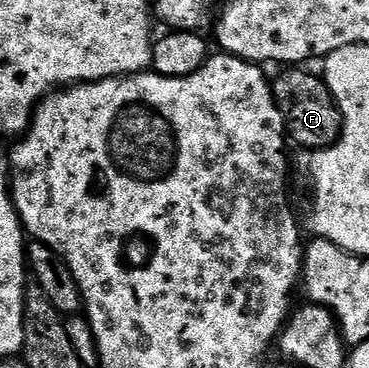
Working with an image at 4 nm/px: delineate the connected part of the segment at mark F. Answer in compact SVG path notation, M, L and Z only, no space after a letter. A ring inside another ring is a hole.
M285 68L281 75L272 79L271 85L277 100L277 106L285 118L285 132L290 139L293 138L305 149L305 152L315 150L326 150L327 147L337 143L341 137L341 110L333 98L333 93L329 91L329 85L325 82L320 73L312 74L309 68Z

